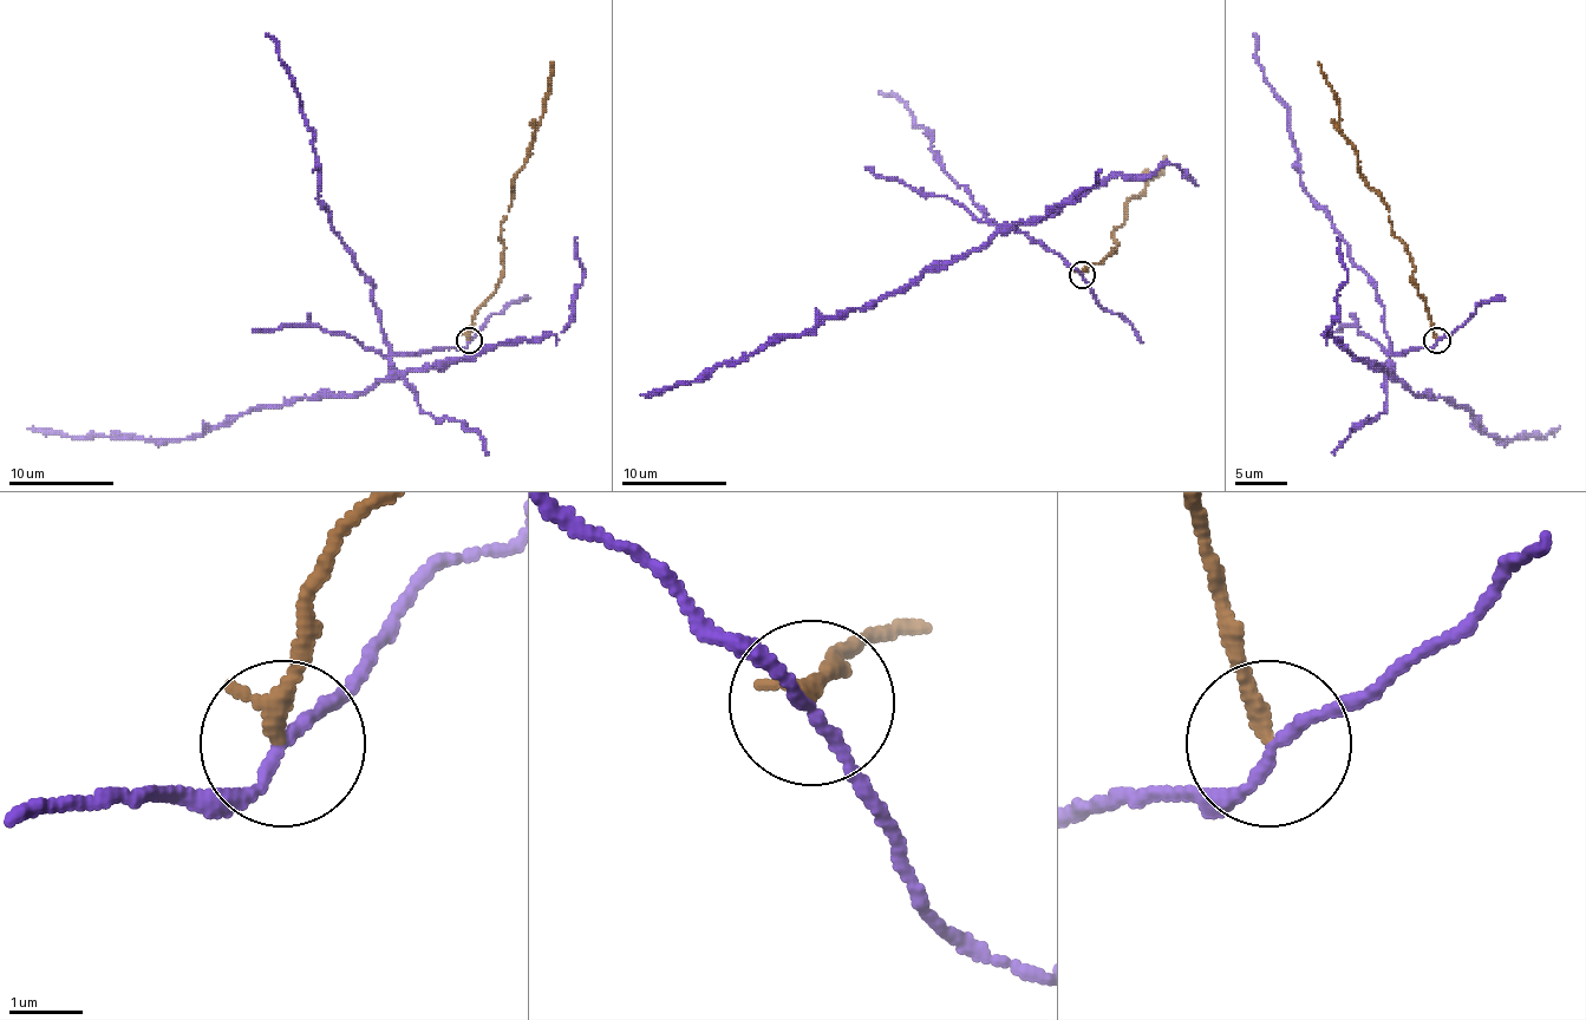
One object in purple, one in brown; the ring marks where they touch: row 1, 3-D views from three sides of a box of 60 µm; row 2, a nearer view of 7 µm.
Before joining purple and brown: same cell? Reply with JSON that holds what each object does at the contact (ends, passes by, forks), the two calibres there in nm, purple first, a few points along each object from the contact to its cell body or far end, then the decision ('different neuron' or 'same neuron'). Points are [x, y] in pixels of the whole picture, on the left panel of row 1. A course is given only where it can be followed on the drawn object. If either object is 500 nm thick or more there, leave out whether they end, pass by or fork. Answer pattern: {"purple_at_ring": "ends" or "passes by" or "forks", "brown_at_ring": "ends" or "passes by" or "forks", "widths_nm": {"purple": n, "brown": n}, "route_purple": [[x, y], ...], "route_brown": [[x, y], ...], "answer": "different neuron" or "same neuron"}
{"purple_at_ring": "passes by", "brown_at_ring": "ends", "widths_nm": {"purple": 140, "brown": 240}, "route_purple": [[470, 339], [464, 347], [393, 355], [391, 371], [365, 392], [258, 405], [187, 439], [64, 436], [27, 429]], "route_brown": [[470, 339], [472, 315], [498, 285], [503, 266], [501, 229], [511, 185], [524, 164], [537, 128], [553, 61]], "answer": "different neuron"}

